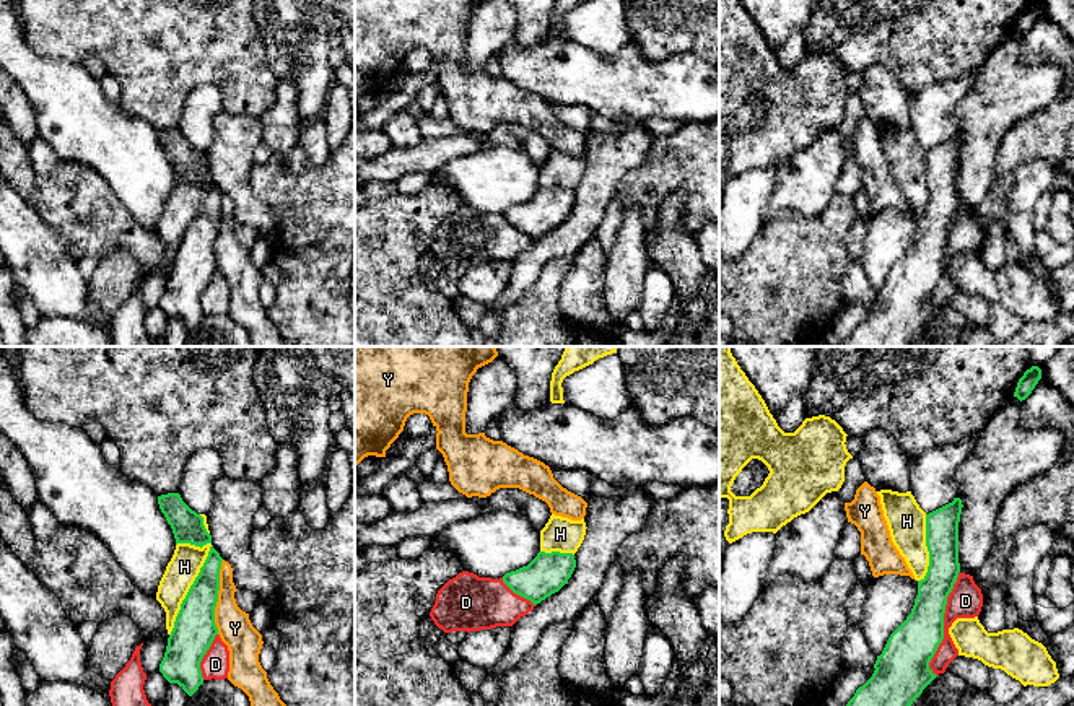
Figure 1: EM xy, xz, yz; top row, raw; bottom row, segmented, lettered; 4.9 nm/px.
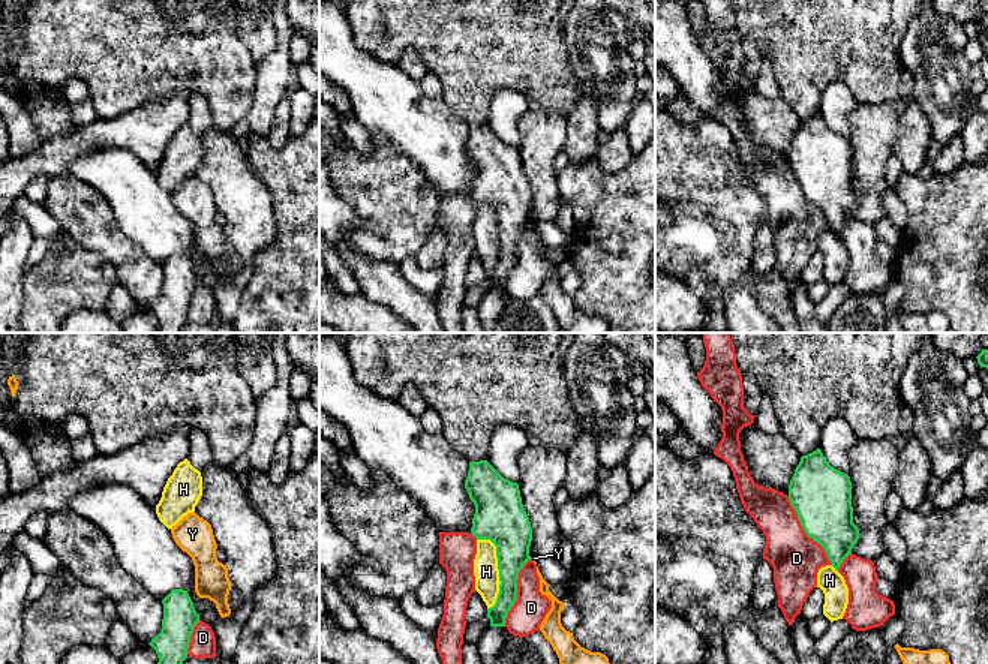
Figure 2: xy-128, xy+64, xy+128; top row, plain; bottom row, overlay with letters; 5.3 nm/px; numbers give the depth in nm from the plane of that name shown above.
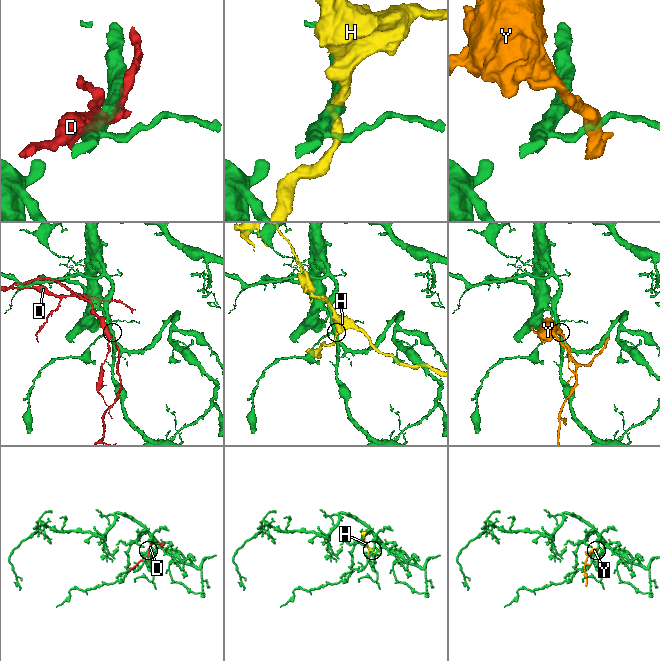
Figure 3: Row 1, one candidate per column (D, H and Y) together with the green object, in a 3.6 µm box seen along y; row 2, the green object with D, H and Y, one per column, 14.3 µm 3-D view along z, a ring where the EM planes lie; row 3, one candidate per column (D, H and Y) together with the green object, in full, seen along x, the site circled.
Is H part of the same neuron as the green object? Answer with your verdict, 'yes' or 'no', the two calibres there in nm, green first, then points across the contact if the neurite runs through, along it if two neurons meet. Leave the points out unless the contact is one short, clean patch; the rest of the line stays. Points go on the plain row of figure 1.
no; calibres 220 and 160 nm

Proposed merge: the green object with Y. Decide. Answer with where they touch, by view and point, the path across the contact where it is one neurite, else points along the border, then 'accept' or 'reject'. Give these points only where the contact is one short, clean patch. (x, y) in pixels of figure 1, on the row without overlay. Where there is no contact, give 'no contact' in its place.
contact xy (217, 233); border xy (223, 196), (215, 243), (217, 269); reject

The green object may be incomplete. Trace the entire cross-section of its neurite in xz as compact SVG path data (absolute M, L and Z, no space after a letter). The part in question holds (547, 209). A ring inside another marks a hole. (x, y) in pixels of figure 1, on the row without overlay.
M539 187L527 202L506 208L503 218L514 229L537 241L558 228L568 218L574 203L576 195L573 189Z

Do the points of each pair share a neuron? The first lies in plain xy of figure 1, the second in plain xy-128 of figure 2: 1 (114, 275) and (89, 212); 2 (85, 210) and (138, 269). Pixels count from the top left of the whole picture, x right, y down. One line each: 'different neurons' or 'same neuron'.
1: different neurons
2: same neuron

